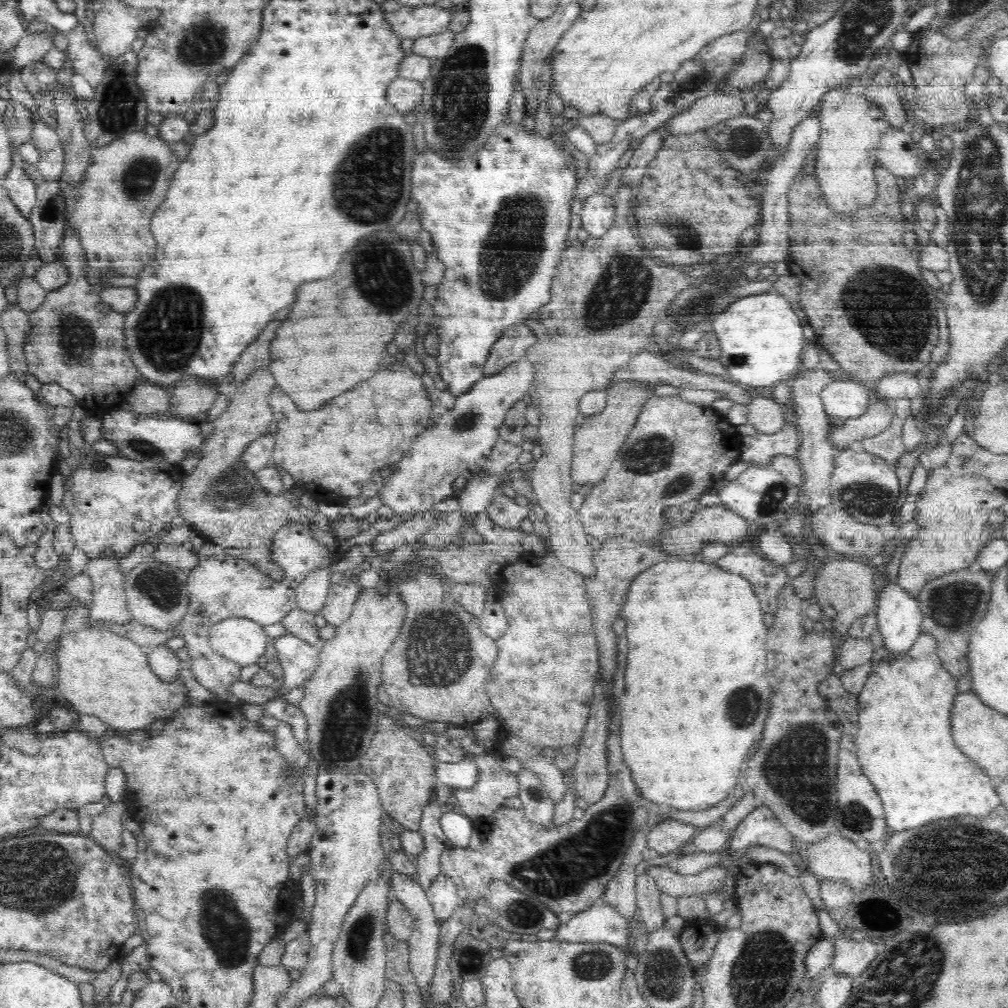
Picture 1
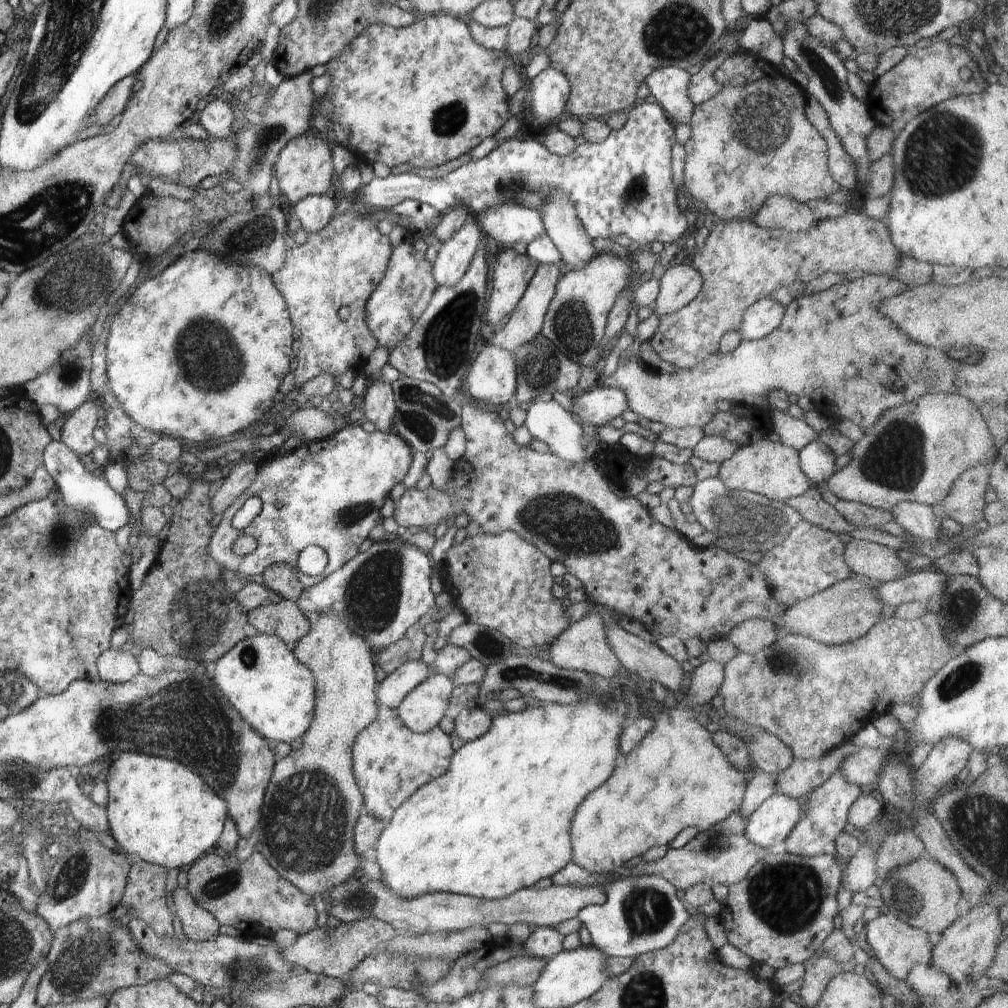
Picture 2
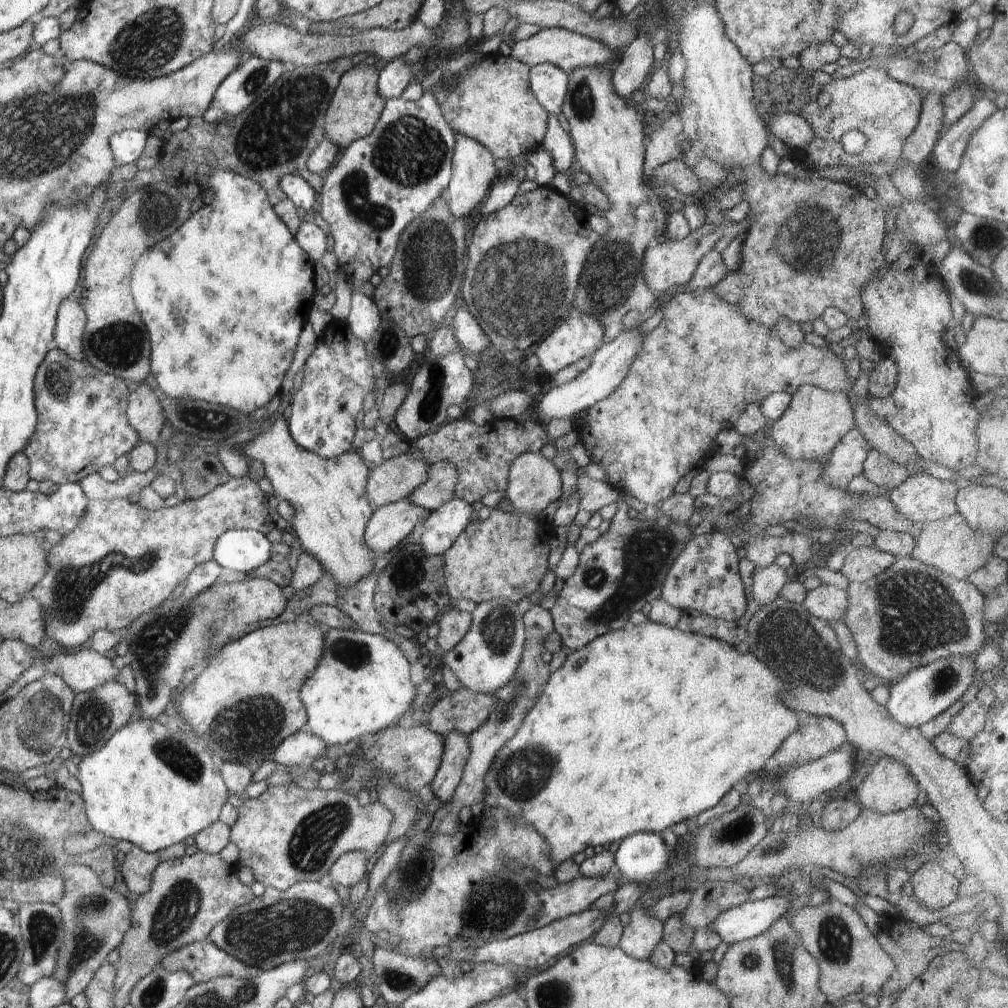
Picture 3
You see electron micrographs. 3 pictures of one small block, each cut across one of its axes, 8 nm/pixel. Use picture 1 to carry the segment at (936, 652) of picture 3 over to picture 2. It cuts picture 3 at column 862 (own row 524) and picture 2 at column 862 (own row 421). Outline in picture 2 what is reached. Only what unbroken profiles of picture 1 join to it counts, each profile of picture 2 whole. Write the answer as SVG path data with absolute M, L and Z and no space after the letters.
M930 611L922 618L909 621L900 620L896 616L882 618L868 633L844 646L824 646L814 638L788 633L778 636L772 646L756 654L739 652L725 662L724 682L715 702L723 705L725 714L760 726L780 738L792 750L794 757L820 760L830 750L838 748L838 744L844 744L854 734L858 734L878 716L889 713L891 706L915 705L926 682L946 666L956 653L957 647L942 636L938 612Z

